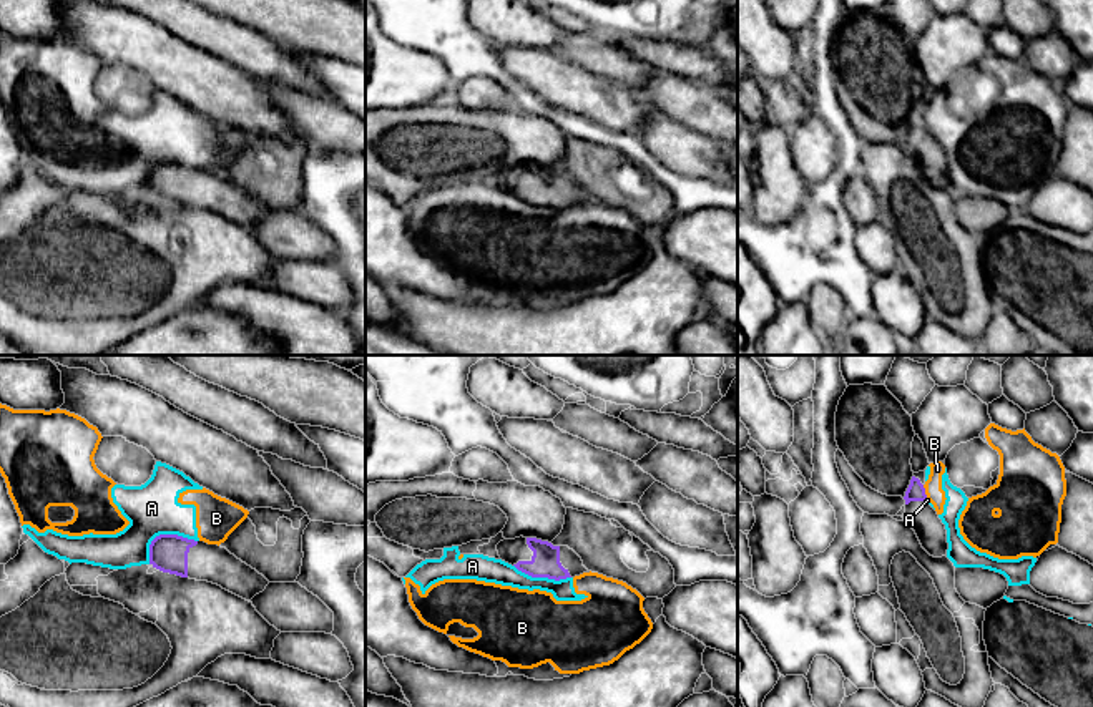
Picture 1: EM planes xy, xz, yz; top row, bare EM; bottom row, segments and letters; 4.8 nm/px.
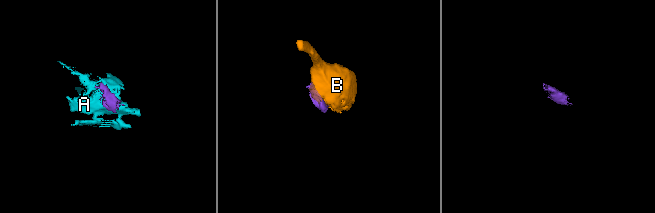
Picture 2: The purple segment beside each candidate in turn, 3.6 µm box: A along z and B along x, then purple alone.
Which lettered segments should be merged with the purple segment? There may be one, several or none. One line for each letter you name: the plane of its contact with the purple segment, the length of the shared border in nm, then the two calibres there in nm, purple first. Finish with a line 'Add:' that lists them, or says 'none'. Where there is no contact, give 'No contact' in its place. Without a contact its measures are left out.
Add: none

